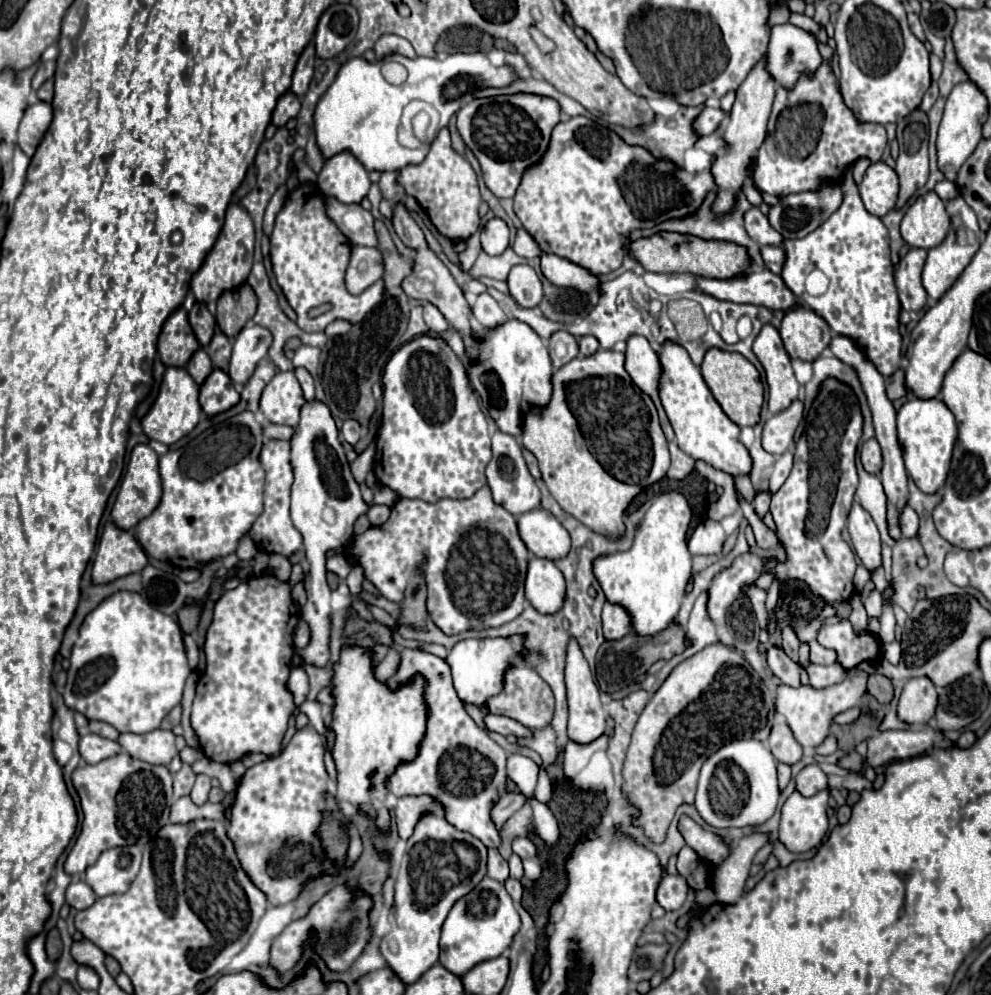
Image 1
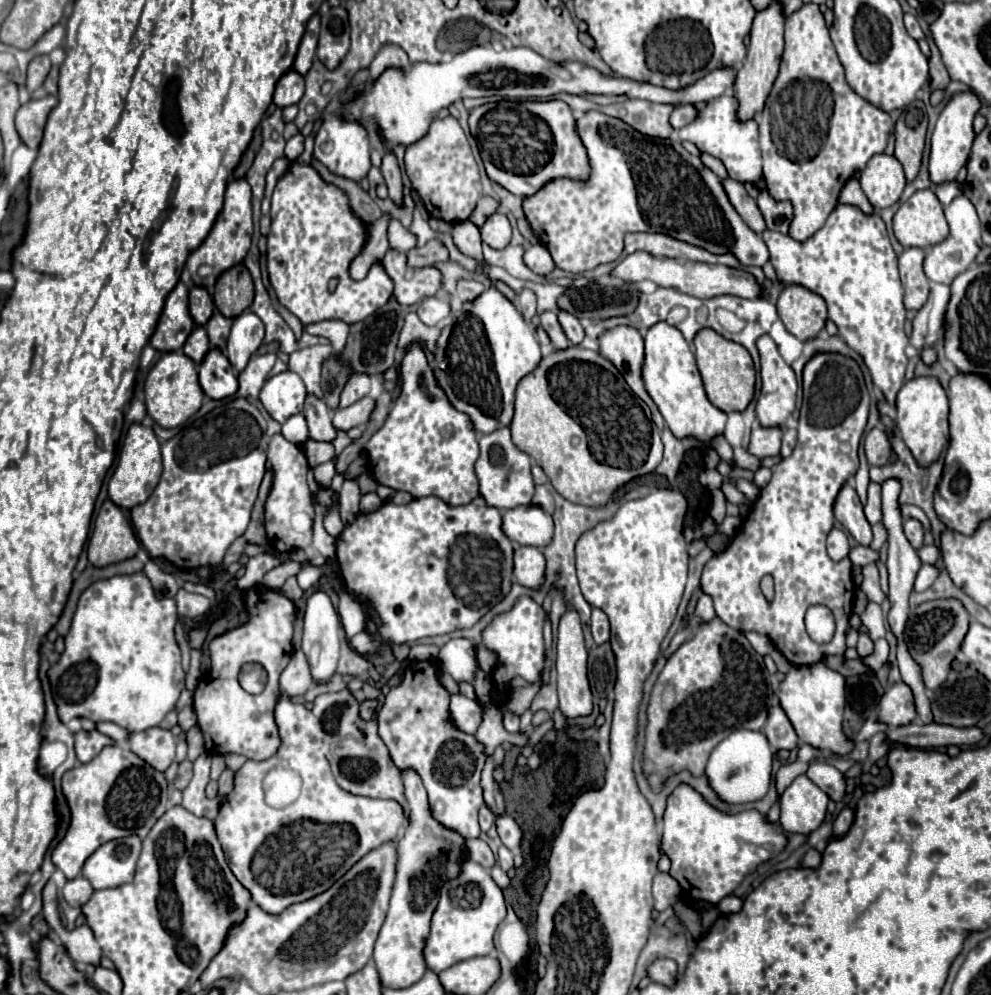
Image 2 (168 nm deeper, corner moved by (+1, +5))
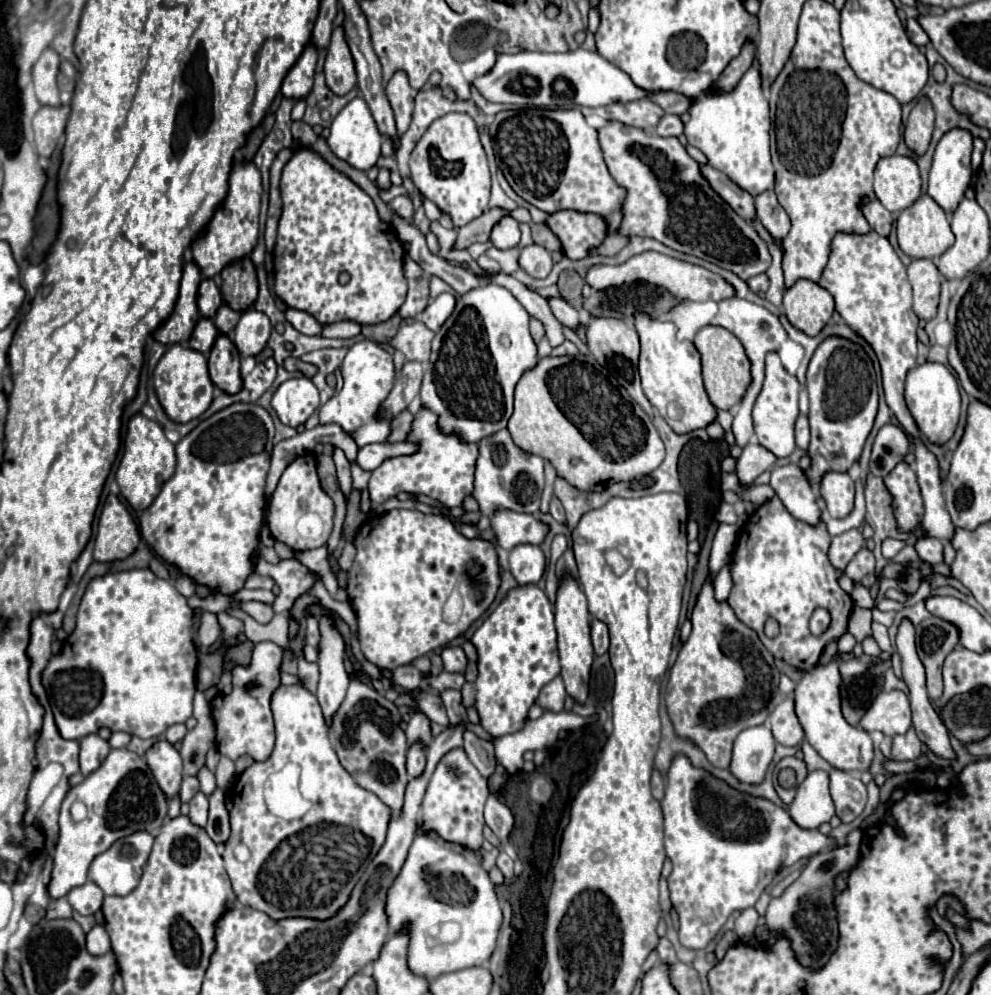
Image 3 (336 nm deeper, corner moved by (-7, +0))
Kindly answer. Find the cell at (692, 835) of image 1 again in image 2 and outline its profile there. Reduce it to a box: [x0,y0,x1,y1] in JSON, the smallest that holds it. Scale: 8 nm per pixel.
[660,784,788,906]

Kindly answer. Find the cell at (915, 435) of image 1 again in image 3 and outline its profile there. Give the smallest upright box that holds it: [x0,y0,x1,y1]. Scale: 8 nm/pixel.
[906,361,960,445]

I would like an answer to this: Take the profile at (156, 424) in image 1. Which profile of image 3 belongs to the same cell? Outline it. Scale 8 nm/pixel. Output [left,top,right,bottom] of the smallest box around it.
[152,345,214,423]

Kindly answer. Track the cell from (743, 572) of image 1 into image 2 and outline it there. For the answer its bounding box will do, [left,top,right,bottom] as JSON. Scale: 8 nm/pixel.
[702,352,870,664]

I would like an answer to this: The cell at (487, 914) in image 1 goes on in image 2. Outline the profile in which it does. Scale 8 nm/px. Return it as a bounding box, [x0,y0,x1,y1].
[424,860,506,972]

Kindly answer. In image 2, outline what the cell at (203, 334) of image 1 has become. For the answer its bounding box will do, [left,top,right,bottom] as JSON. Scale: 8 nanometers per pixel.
[190,286,214,326]

